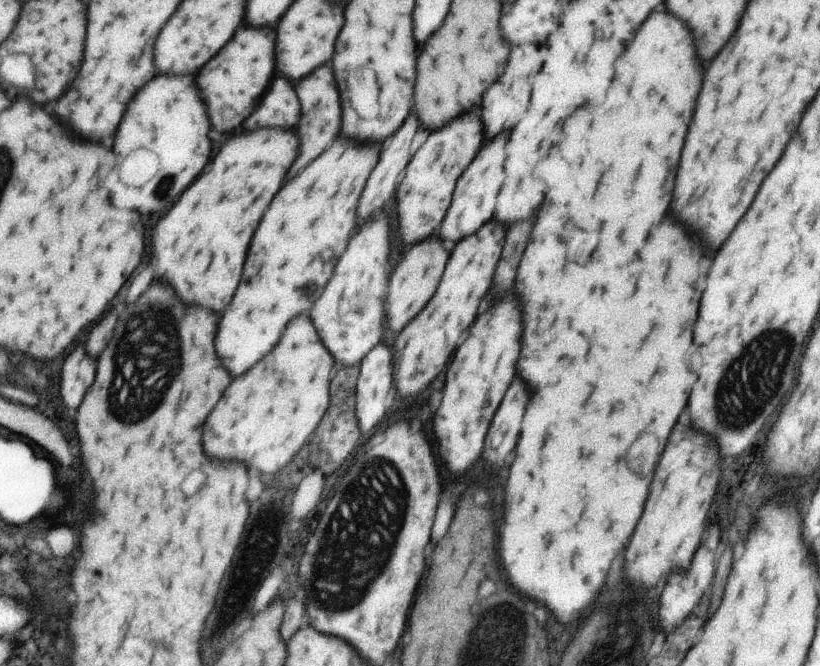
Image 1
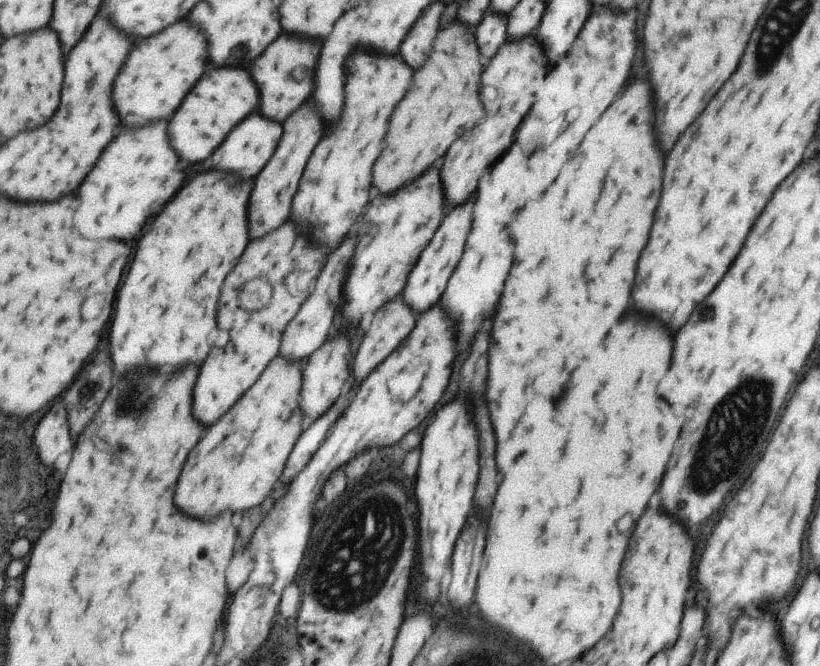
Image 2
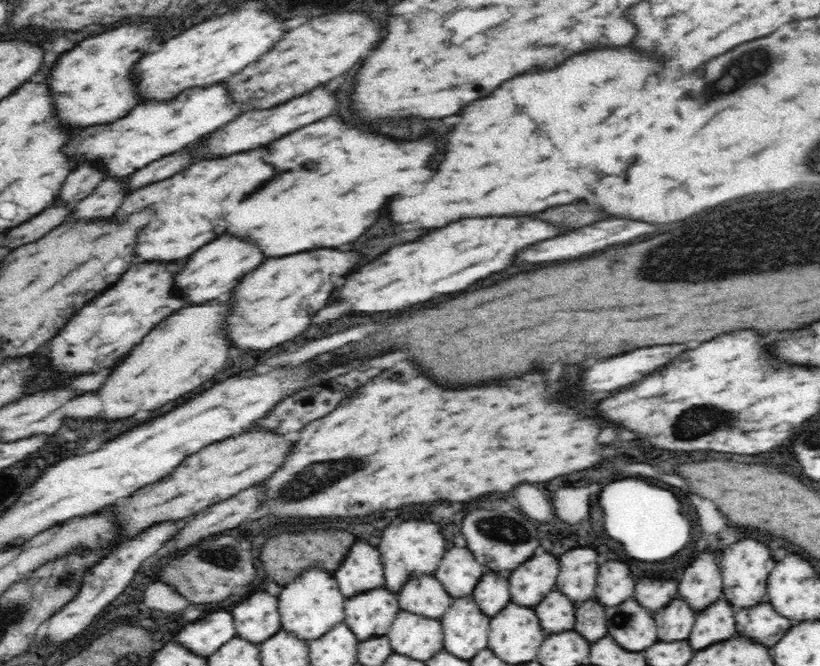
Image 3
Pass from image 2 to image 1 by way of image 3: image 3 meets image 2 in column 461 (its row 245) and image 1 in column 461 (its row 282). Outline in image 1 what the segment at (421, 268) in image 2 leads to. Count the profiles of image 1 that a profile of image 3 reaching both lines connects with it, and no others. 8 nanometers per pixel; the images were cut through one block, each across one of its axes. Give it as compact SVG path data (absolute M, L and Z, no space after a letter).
M503 132L499 140L487 140L483 144L483 152L475 156L475 164L463 172L463 180L459 180L459 188L455 188L455 200L451 200L451 208L447 210L447 220L443 220L443 228L439 228L439 236L443 242L459 240L465 234L475 232L485 220L493 214L493 204L497 190L503 182L503 162L505 162L505 144L509 140L509 134Z

